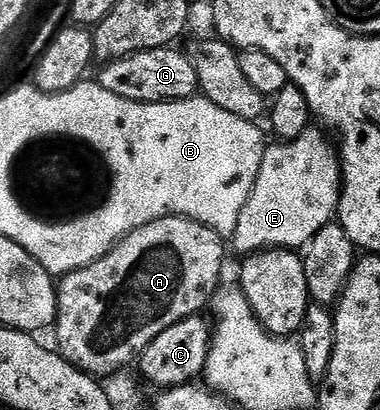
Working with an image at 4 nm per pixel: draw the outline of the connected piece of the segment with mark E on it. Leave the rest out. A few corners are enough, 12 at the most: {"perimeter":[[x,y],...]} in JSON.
{"perimeter":[[311,127],[267,144],[236,252],[298,251],[335,220],[342,167]]}

